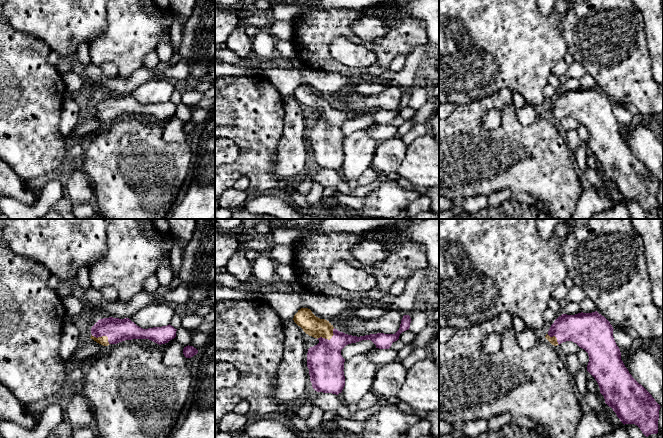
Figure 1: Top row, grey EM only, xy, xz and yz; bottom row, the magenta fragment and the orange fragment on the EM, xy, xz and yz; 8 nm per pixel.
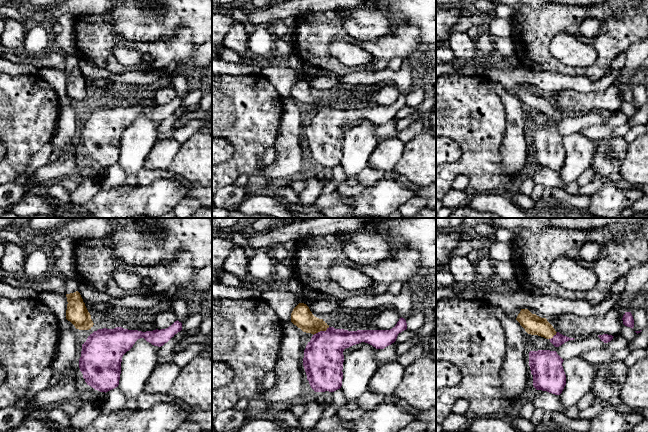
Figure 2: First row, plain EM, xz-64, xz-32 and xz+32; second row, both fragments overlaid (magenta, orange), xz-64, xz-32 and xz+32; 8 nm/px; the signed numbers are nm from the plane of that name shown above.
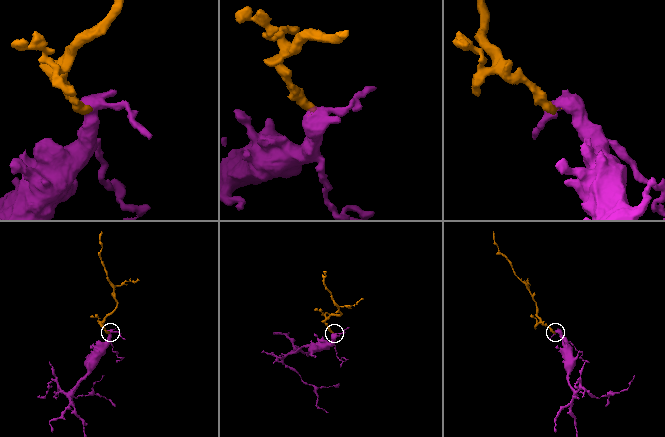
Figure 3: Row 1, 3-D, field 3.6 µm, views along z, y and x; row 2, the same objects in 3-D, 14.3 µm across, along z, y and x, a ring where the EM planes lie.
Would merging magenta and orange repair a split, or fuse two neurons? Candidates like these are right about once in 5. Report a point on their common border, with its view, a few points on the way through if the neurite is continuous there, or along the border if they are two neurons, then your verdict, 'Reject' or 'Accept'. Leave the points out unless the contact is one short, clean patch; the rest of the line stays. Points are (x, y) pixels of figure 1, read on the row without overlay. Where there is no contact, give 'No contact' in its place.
Touches magenta at xz (327, 115). Path across: xz (325, 139), (327, 115), (313, 102). Accept

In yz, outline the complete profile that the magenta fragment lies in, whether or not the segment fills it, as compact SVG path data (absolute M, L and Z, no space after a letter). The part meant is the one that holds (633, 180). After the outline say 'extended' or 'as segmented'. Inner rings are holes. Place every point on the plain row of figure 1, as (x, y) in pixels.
M597 87L575 91L562 90L551 101L545 114L554 122L572 117L584 125L589 132L587 147L597 157L605 179L613 185L620 197L624 201L637 201L646 213L657 210L661 182L625 143L620 125L613 113L613 106L610 98Z; extended

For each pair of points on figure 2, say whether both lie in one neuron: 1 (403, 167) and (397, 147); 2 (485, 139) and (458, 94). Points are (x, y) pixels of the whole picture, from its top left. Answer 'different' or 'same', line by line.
1: different
2: same

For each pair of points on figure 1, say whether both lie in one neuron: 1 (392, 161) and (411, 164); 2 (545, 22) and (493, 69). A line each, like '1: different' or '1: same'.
1: different
2: same

